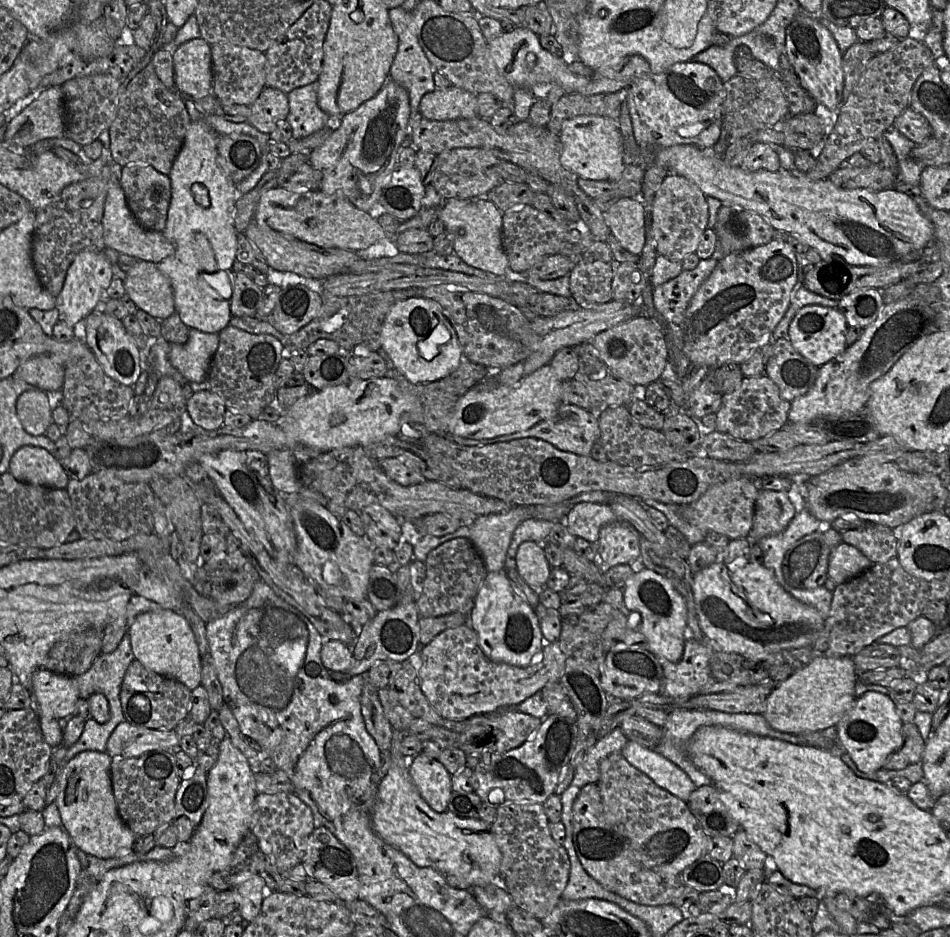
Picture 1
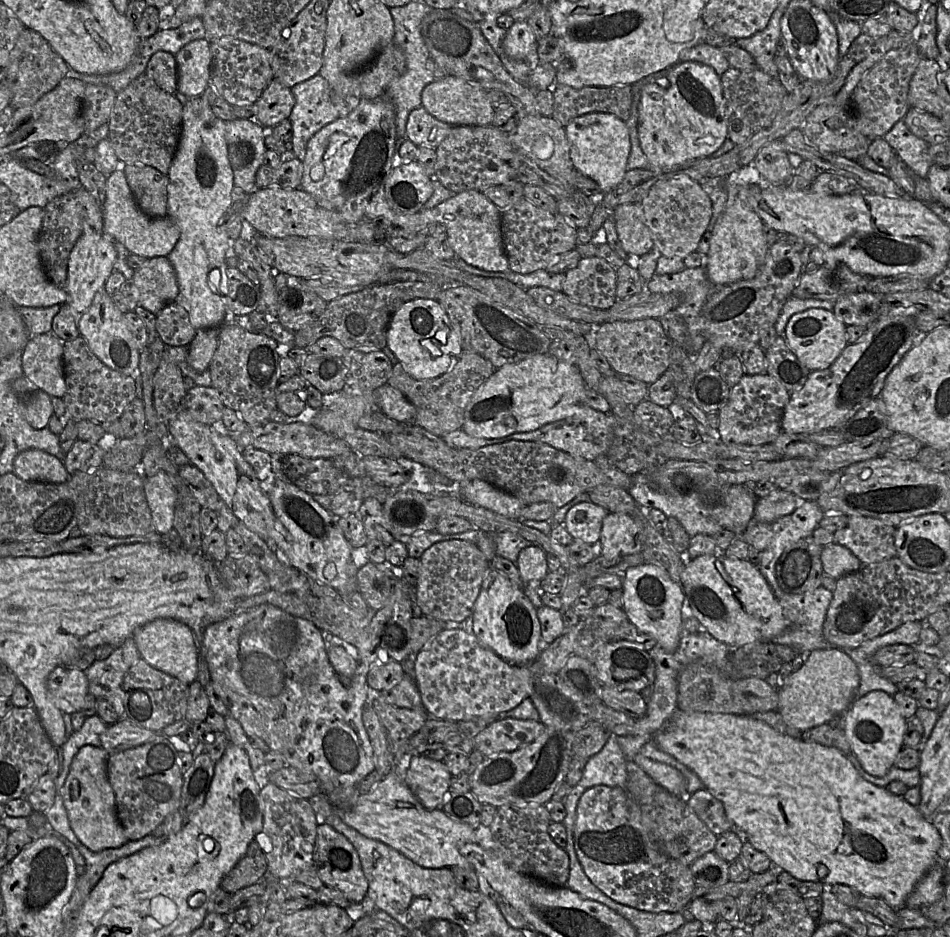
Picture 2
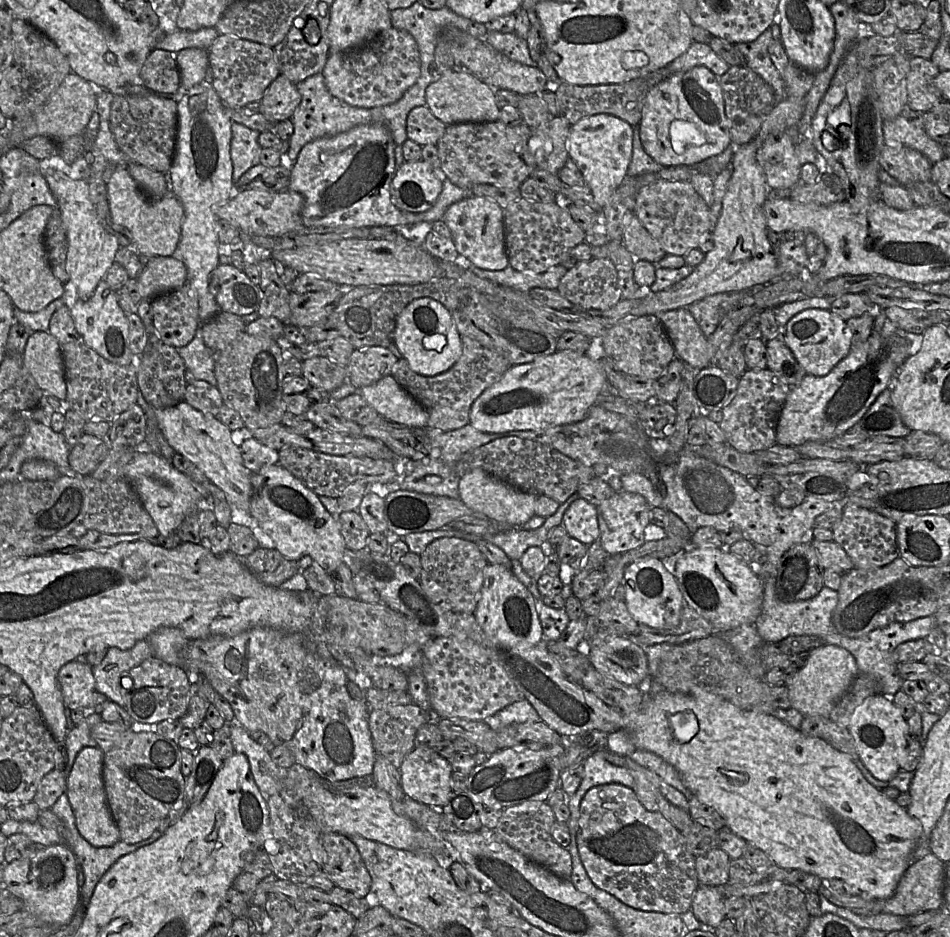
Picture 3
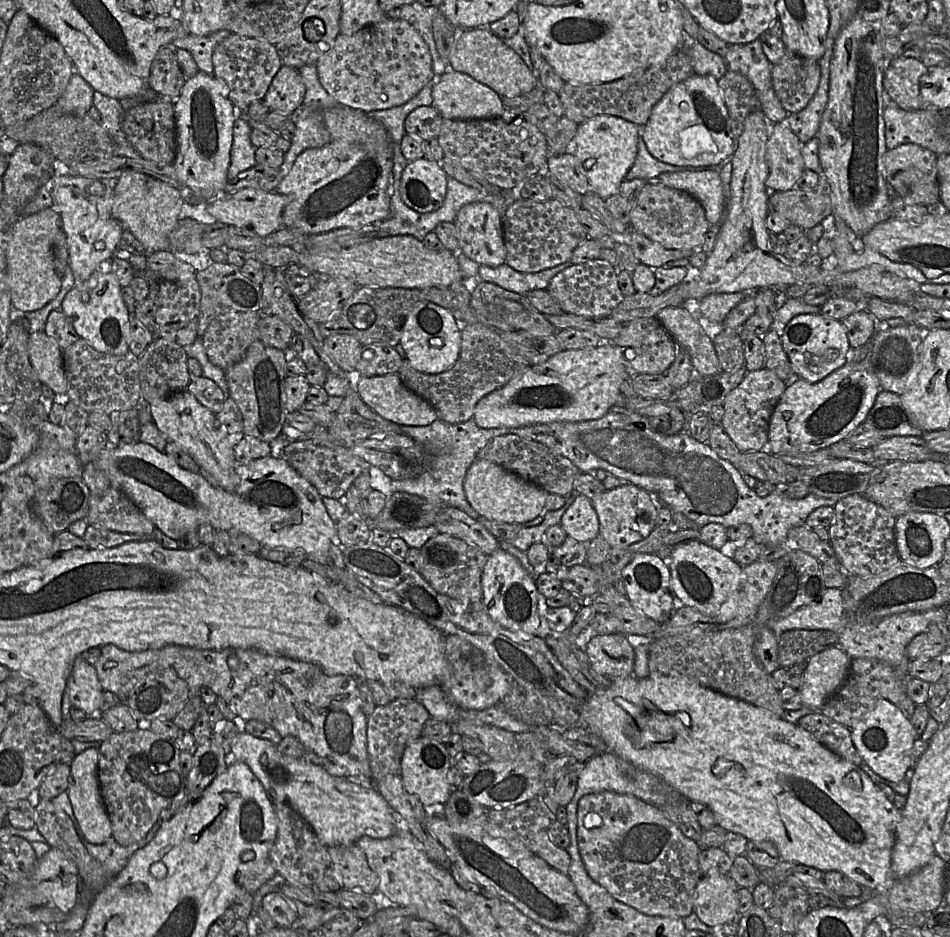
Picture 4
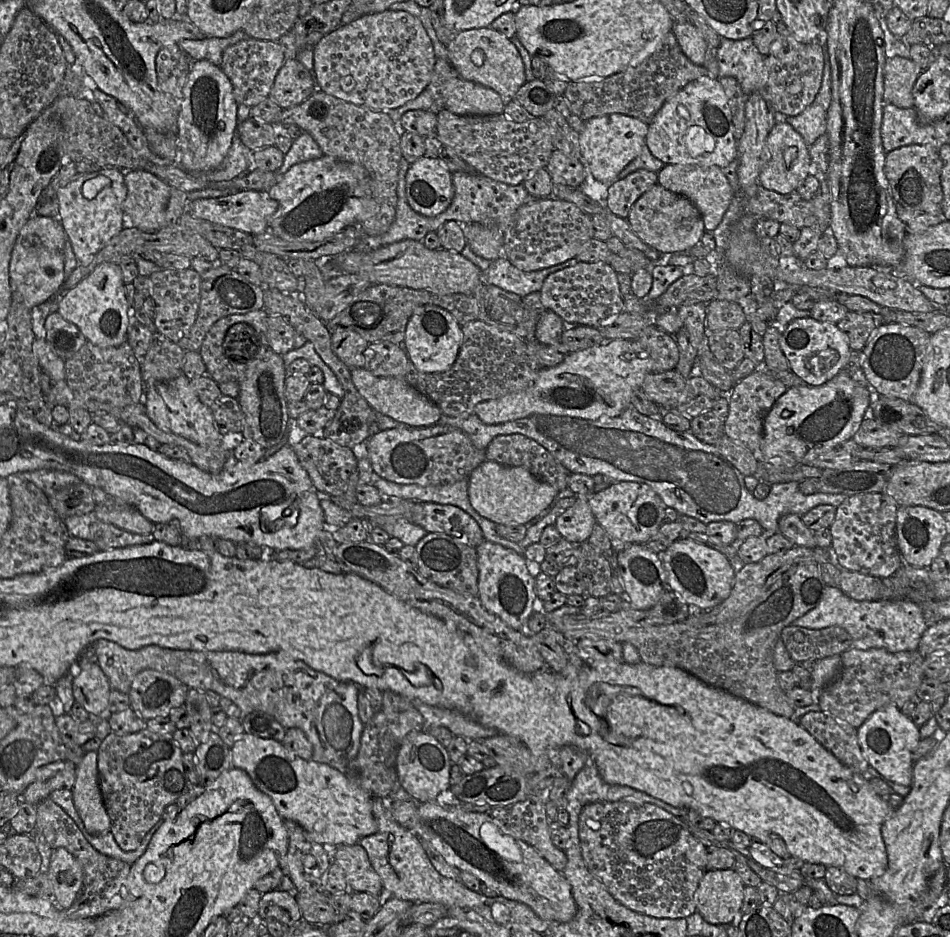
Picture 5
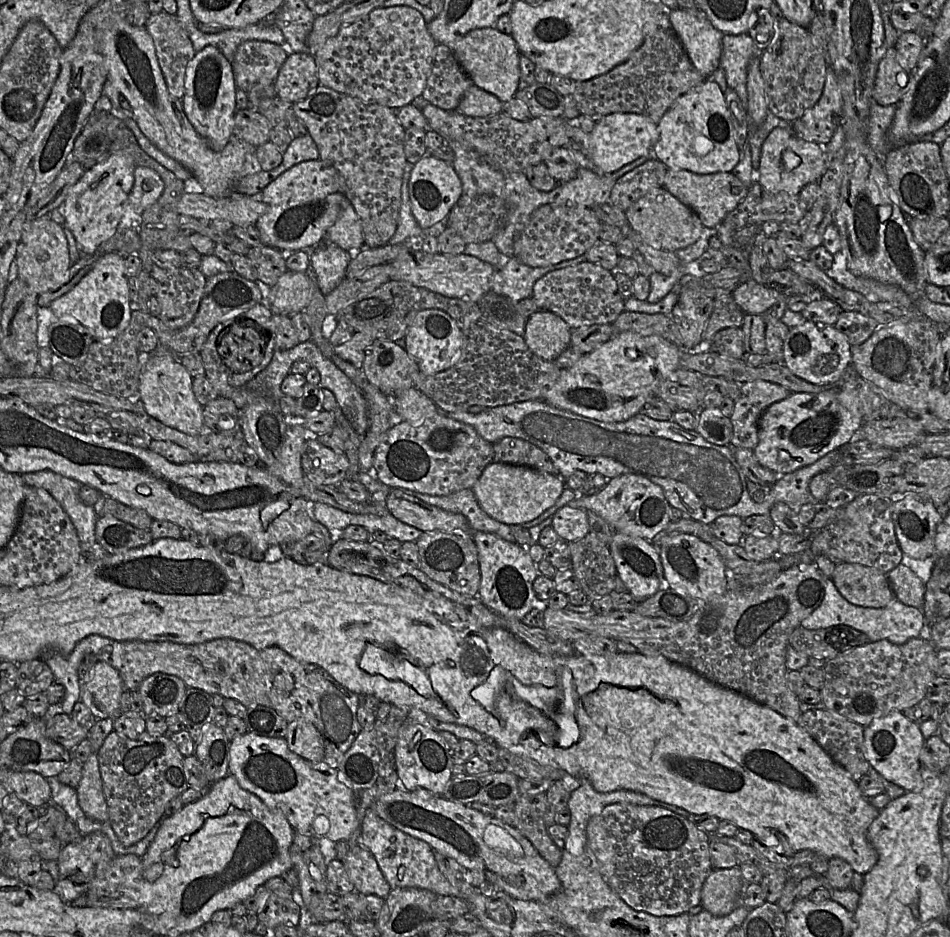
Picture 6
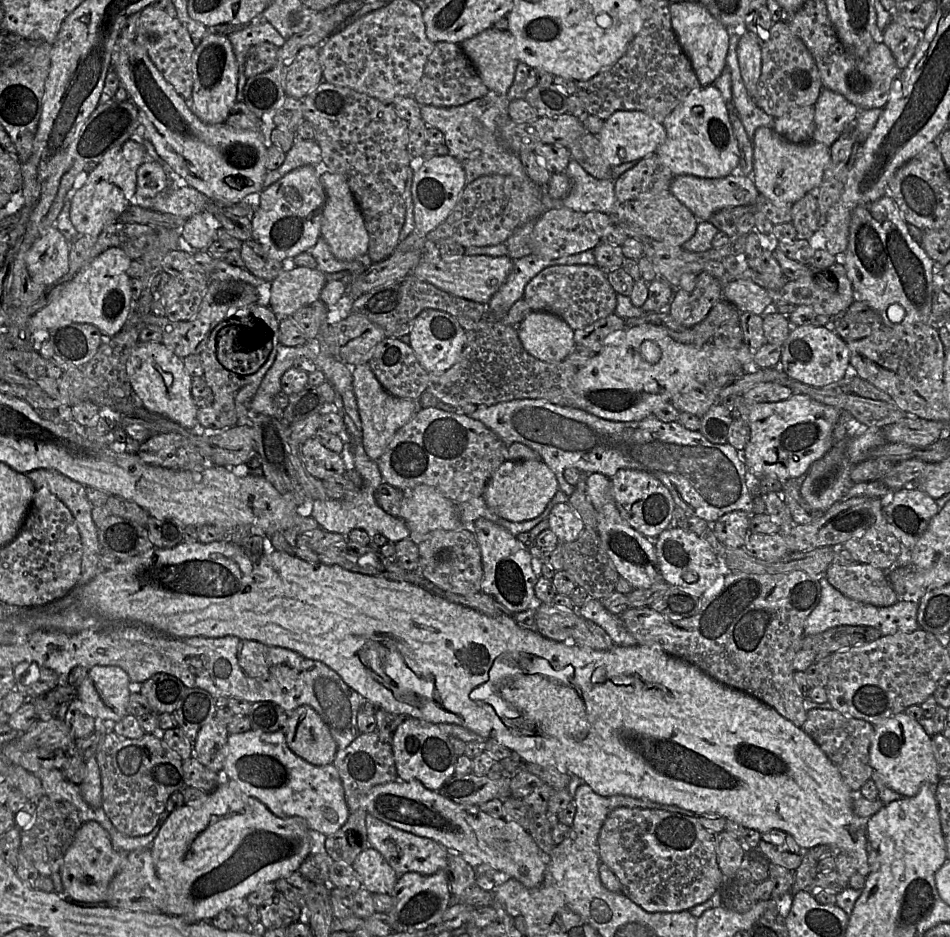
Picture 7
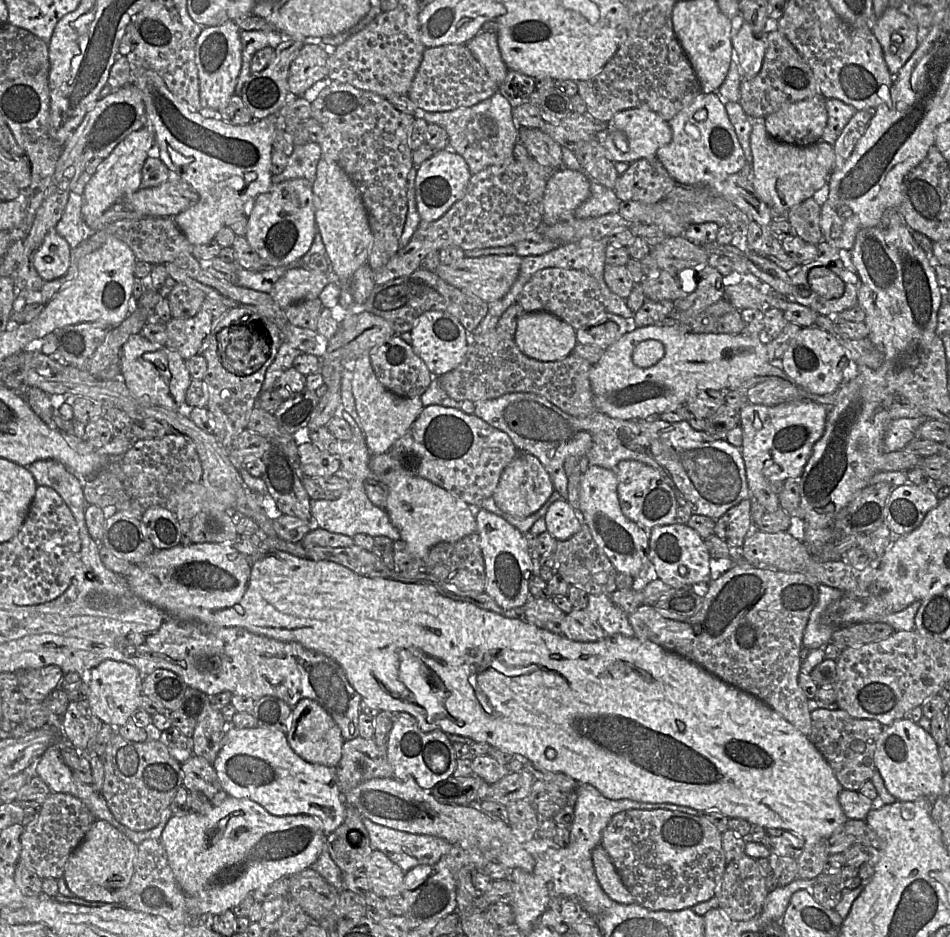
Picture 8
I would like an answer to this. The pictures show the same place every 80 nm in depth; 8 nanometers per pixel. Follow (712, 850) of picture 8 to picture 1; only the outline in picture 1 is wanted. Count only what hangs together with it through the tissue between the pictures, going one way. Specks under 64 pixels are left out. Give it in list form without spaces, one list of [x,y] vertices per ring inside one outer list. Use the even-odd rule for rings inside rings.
[[[589,783],[582,787],[572,807],[573,845],[585,871],[605,889],[638,904],[658,906],[672,905],[676,890],[682,885],[680,876],[662,876],[644,867],[634,857],[630,841],[606,819],[599,787]]]

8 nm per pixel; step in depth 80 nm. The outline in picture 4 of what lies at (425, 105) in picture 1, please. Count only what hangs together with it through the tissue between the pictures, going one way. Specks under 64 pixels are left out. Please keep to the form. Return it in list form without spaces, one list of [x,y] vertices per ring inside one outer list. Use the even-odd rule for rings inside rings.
[[[447,70],[436,77],[432,90],[433,107],[443,119],[451,120],[479,120],[501,118],[504,106],[502,97],[490,87],[478,82],[471,76]]]

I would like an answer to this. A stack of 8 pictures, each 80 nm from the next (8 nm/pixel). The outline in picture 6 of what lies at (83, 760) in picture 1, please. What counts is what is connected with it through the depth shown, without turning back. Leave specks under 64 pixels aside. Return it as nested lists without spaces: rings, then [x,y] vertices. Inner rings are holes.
[[[92,753],[83,763],[82,777],[76,791],[78,804],[88,818],[98,822],[109,820],[97,753]]]

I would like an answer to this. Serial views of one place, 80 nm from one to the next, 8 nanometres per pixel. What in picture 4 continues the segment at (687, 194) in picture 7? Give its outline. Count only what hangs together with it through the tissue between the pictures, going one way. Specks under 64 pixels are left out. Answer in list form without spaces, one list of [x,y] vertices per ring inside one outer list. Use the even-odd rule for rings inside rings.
[[[714,169],[682,170],[664,172],[658,181],[667,187],[684,191],[700,201],[710,225],[720,219],[724,209],[723,184]]]

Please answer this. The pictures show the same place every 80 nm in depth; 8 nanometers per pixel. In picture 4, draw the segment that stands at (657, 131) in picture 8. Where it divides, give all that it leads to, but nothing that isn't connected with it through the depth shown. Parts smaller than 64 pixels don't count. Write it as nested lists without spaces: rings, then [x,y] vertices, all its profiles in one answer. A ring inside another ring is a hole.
[[[597,115],[578,124],[572,146],[567,152],[576,157],[587,177],[590,191],[606,200],[625,181],[637,156],[639,137],[640,126],[637,124],[617,116]]]

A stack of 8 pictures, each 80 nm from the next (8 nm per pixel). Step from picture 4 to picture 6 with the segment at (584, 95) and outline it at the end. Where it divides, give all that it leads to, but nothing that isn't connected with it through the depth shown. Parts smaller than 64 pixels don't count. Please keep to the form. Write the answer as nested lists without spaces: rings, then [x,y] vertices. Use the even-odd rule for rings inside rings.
[[[663,4],[658,5],[658,14],[653,14],[651,20],[645,24],[643,43],[625,62],[614,67],[606,74],[591,80],[575,81],[575,90],[572,97],[581,115],[589,116],[597,123],[609,114],[635,113],[646,116],[658,124],[680,96],[702,84],[707,79],[695,69],[687,56],[670,23],[669,14],[671,11]]]

